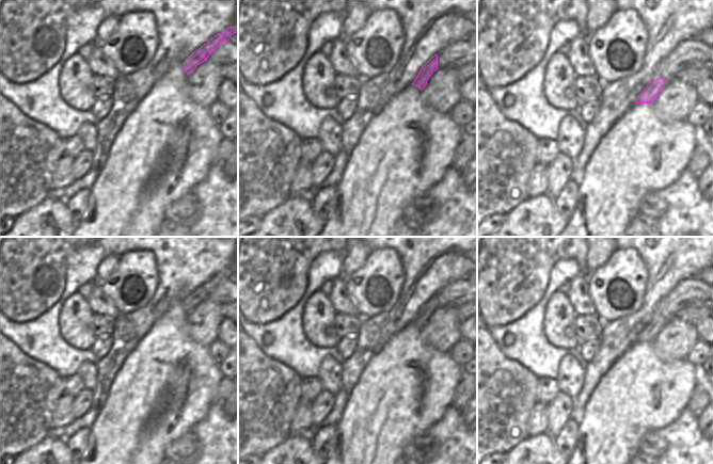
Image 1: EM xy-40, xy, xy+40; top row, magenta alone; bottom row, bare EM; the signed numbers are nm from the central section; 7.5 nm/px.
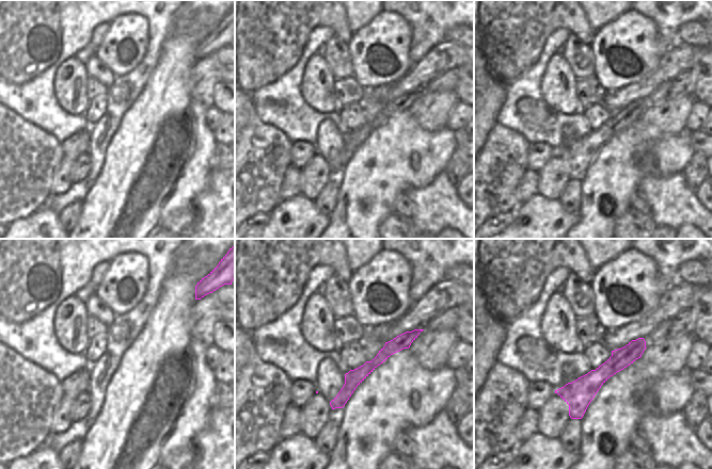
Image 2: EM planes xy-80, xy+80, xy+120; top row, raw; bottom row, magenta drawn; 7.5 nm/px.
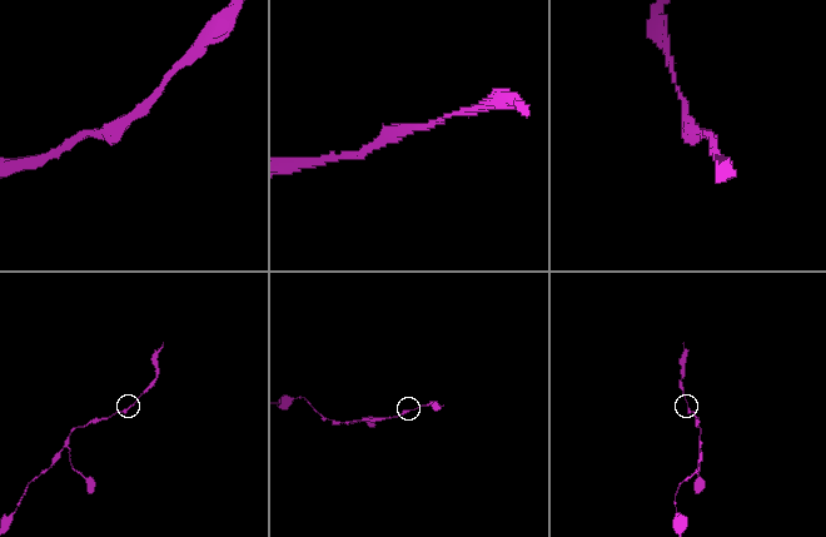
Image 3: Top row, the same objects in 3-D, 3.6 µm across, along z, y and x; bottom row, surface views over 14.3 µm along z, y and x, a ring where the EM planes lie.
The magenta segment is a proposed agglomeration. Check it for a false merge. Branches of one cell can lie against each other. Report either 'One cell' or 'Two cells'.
One cell.

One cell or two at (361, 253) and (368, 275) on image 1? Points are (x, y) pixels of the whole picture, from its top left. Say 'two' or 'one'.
two

